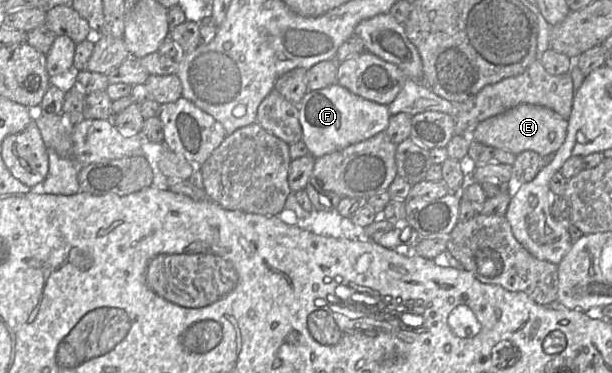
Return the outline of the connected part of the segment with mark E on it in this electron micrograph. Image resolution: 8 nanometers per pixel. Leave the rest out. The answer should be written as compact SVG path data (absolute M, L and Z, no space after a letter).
M519 104L479 123L473 131L475 141L517 155L531 150L542 157L553 157L567 135L568 121L557 112L540 105Z

